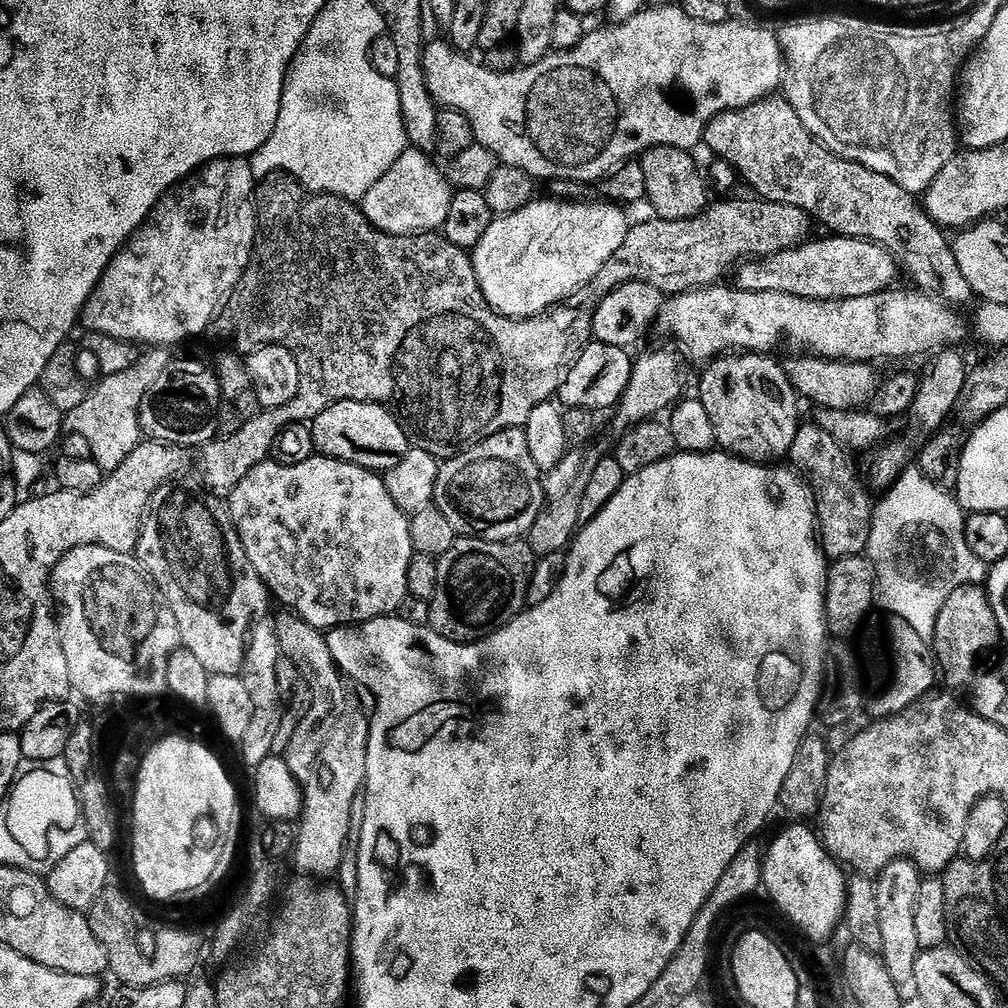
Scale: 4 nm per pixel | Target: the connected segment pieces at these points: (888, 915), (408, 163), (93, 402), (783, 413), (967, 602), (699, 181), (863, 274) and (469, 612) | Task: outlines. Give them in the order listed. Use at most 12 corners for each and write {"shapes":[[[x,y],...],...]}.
{"shapes":[[[891,860],[875,881],[879,953],[890,978],[913,983],[922,873]],[[411,146],[362,201],[391,236],[443,229],[454,189]],[[169,349],[145,351],[122,374],[101,379],[78,410],[105,474],[142,442],[142,398],[170,363]],[[721,354],[698,398],[723,451],[787,457],[802,423],[784,364]],[[958,586],[930,642],[945,689],[1001,640],[987,591]],[[650,148],[638,162],[661,220],[692,220],[709,185],[691,151]],[[835,234],[741,263],[735,287],[803,300],[876,296],[898,265]],[[457,538],[430,627],[475,644],[528,604],[523,539]]]}

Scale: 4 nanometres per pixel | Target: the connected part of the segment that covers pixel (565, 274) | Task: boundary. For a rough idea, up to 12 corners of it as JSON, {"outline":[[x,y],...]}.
{"outline":[[533,199],[470,252],[511,320],[585,288],[626,242],[611,202]]}

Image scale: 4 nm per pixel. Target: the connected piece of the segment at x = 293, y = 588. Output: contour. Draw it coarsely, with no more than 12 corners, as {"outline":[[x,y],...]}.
{"outline":[[313,454],[226,503],[265,588],[327,630],[409,595],[385,477]]}

